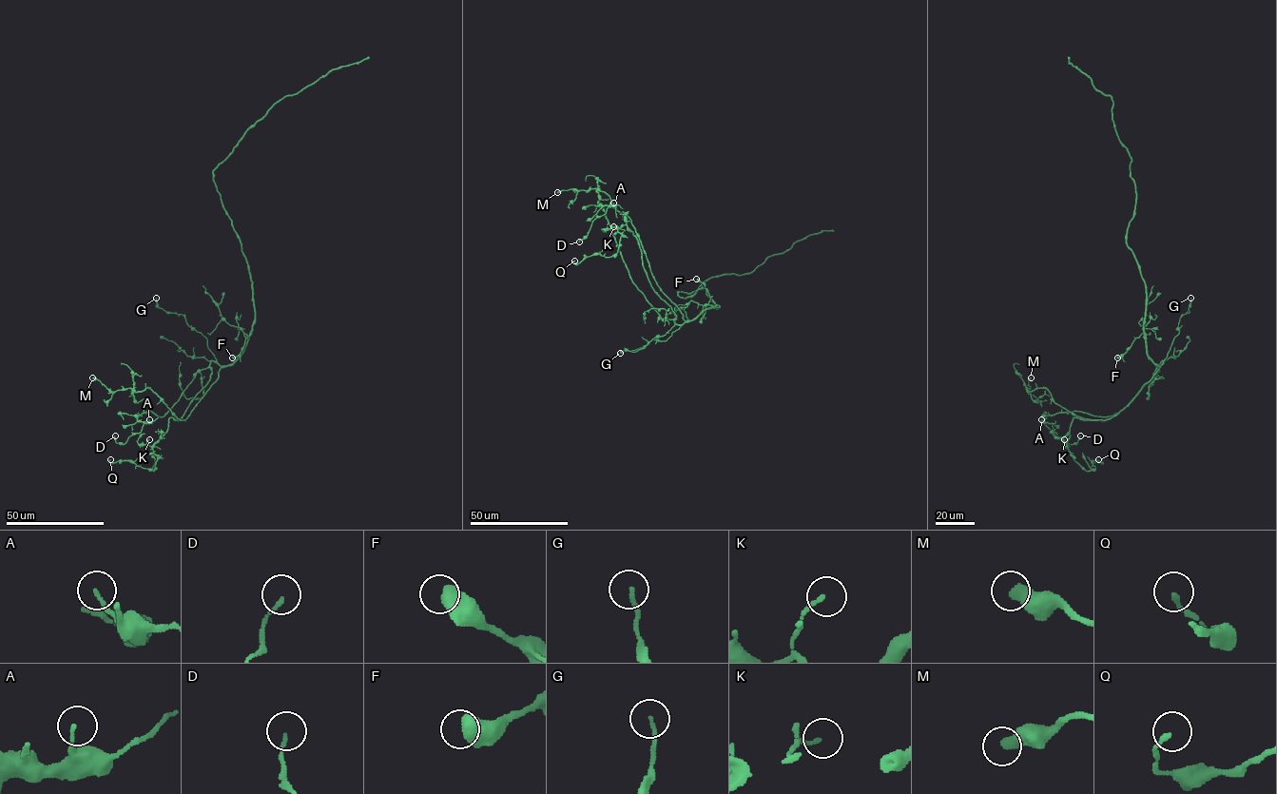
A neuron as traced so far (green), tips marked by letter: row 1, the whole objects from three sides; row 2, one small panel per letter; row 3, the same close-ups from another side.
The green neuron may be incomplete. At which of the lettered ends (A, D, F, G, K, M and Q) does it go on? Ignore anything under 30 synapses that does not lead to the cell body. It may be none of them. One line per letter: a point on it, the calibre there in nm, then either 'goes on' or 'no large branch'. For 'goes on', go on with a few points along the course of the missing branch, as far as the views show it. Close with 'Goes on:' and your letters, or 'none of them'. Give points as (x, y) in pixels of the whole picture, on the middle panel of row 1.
A: place (613, 203); calibre 120 nm; no large branch
D: place (579, 242); calibre 110 nm; no large branch
F: place (696, 279); calibre 700 nm; no large branch
G: place (620, 353); calibre 140 nm; no large branch
K: place (613, 226); calibre 120 nm; no large branch
M: place (557, 192); calibre 480 nm; no large branch
Q: place (574, 261); calibre 160 nm; no large branch
Goes on: none of them

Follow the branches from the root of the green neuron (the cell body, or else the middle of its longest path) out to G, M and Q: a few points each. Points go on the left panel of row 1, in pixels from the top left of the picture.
G: (253, 296), (251, 334), (243, 352), (227, 366), (217, 362), (206, 338), (183, 315), (160, 308), (156, 298)
M: (253, 296), (255, 323), (243, 352), (221, 368), (184, 420), (150, 388), (110, 392), (92, 377)
Q: (253, 296), (243, 352), (227, 366), (211, 362), (210, 380), (154, 445), (154, 471), (110, 459)

